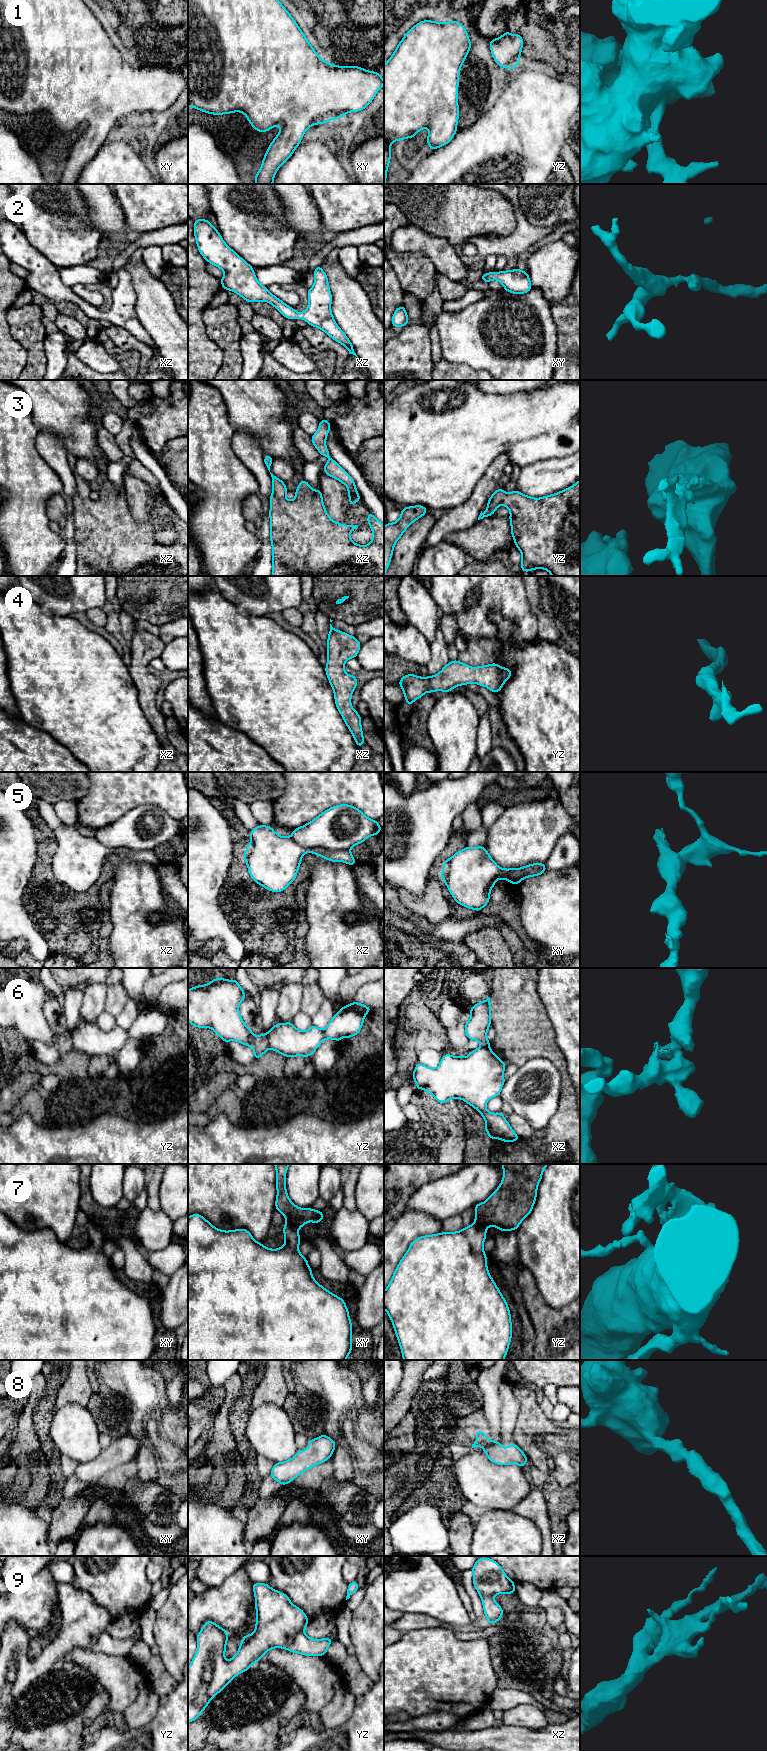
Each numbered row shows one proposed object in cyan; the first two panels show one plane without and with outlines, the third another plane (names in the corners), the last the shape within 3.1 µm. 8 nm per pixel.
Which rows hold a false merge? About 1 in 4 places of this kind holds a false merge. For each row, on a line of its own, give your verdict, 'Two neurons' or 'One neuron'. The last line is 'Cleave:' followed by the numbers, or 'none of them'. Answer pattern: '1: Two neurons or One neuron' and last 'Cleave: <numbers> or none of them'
1: One neuron
2: One neuron
3: One neuron
4: One neuron
5: Two neurons
6: Two neurons
7: Two neurons
8: One neuron
9: One neuron
Cleave: 5, 6, 7

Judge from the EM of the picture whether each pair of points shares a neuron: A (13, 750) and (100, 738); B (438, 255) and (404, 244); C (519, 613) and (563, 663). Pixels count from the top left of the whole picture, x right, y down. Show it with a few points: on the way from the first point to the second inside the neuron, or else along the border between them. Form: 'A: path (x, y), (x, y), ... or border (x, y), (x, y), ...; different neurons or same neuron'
A: border (41, 730), (48, 733), (78, 759); different neurons
B: path (430, 247), (427, 244), (412, 244); same neuron
C: border (536, 638), (529, 641); different neurons

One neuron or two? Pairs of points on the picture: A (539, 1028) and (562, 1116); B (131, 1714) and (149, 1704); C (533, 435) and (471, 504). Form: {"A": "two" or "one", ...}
{"A": "one", "B": "one", "C": "two"}

